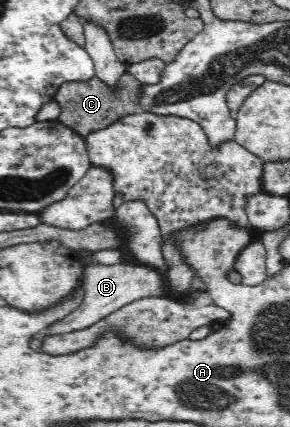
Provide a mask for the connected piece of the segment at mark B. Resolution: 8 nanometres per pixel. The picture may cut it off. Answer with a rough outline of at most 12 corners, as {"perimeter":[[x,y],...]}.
{"perimeter":[[85,266],[80,305],[45,329],[70,333],[133,301],[168,293],[163,271]]}

